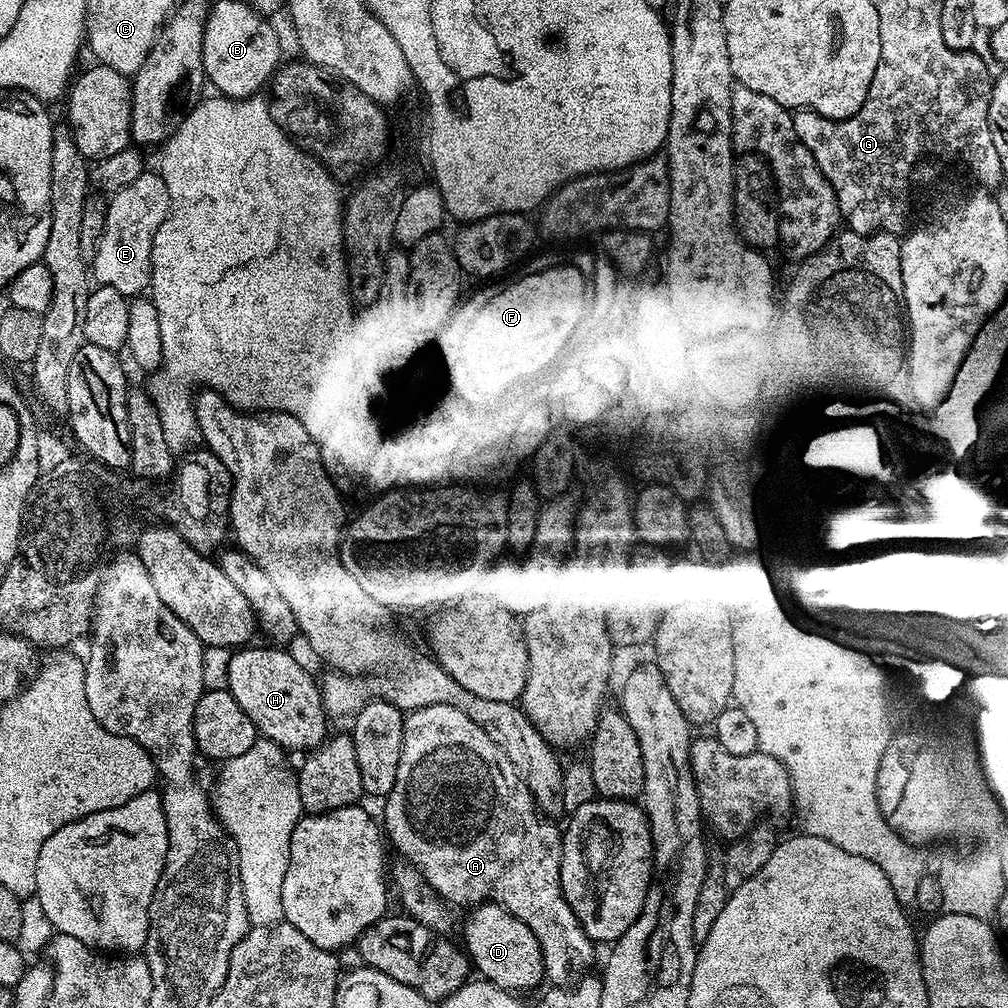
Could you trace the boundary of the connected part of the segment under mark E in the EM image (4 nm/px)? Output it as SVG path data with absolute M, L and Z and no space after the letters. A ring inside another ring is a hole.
M145 170L140 177L134 179L134 182L111 193L107 206L106 226L102 230L102 238L98 242L98 250L90 261L90 276L97 285L105 284L118 290L124 296L135 298L141 295L152 282L154 234L158 234L158 226L162 226L162 222L168 216L170 190L166 190L166 182L160 177L159 171Z

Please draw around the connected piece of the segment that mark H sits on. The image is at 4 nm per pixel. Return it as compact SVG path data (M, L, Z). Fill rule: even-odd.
M244 646L228 657L227 690L254 722L257 733L273 740L280 748L303 753L319 746L326 739L329 721L317 681L283 647Z

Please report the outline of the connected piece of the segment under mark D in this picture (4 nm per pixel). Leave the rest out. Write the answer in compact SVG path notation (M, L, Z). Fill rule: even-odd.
M485 902L475 905L464 920L464 944L471 967L481 977L510 993L523 994L536 988L545 979L544 959L538 938L530 934L526 922L514 918L501 904Z

